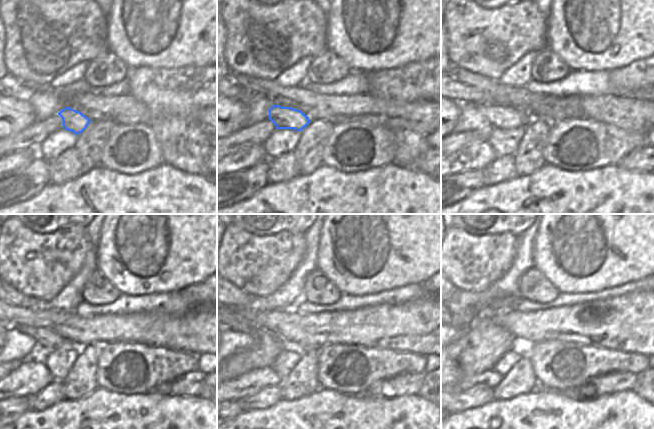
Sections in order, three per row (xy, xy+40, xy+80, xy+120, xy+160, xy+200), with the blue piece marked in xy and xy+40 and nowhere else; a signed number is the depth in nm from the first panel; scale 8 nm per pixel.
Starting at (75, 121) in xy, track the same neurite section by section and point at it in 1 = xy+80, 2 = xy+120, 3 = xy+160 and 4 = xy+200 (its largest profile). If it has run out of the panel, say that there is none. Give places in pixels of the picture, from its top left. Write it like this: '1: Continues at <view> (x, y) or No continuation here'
1: Continues at xy+80 (500, 116)
2: Continues at xy+120 (47, 338)
3: Continues at xy+160 (241, 320)
4: Continues at xy+200 (462, 321).

